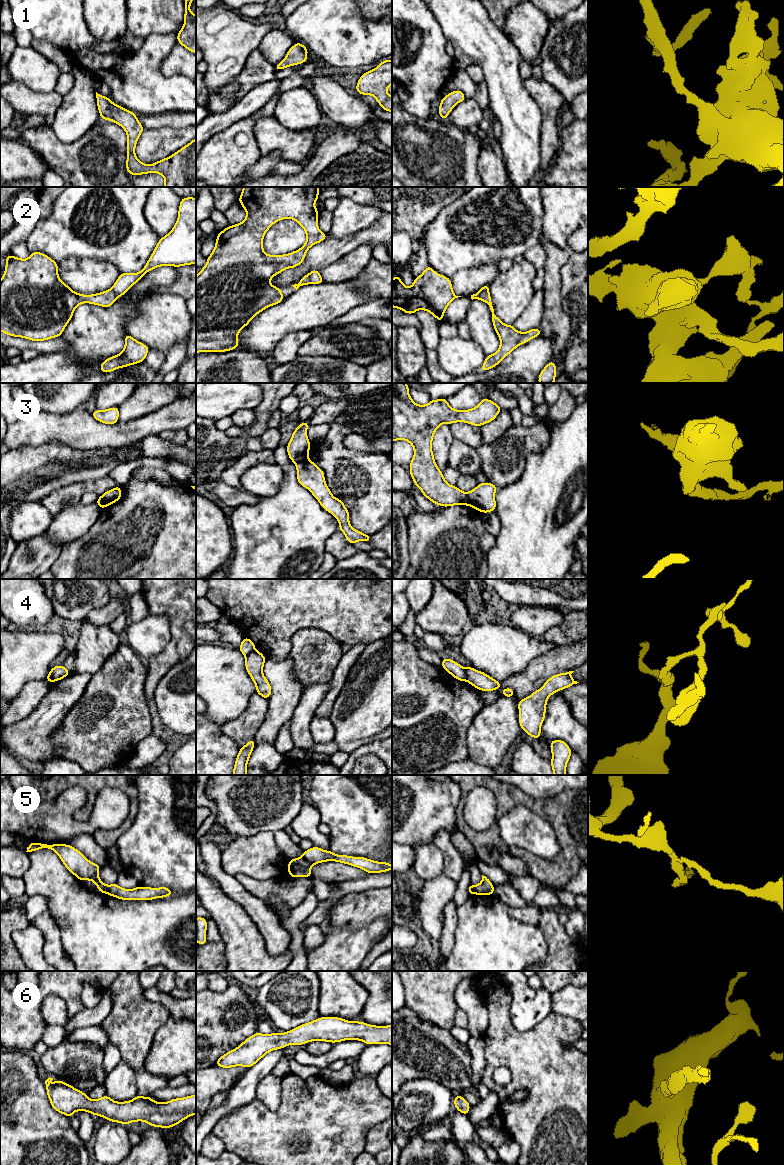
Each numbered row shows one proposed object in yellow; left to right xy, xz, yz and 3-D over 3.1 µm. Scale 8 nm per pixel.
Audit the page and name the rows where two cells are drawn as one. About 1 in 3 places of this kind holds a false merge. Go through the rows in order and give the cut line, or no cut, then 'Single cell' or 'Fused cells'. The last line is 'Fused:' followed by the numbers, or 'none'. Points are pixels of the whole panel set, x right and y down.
1: No split. Single cell
2: Split along xz (308, 274), (310, 283). Fused cells
3: Split along yz (466, 493), (470, 505). Fused cells
4: Split along yz (464, 668), (466, 680). Fused cells
5: Split along xz (302, 856), (312, 864). Fused cells
6: No split. Single cell
Fused: 2, 3, 4, 5

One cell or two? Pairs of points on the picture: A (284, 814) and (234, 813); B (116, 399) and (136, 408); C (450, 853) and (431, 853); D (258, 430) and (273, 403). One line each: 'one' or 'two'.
A: one
B: two
C: two
D: one

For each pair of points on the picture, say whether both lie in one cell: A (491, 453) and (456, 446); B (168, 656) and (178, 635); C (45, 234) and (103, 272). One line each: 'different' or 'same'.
A: different
B: same
C: different

